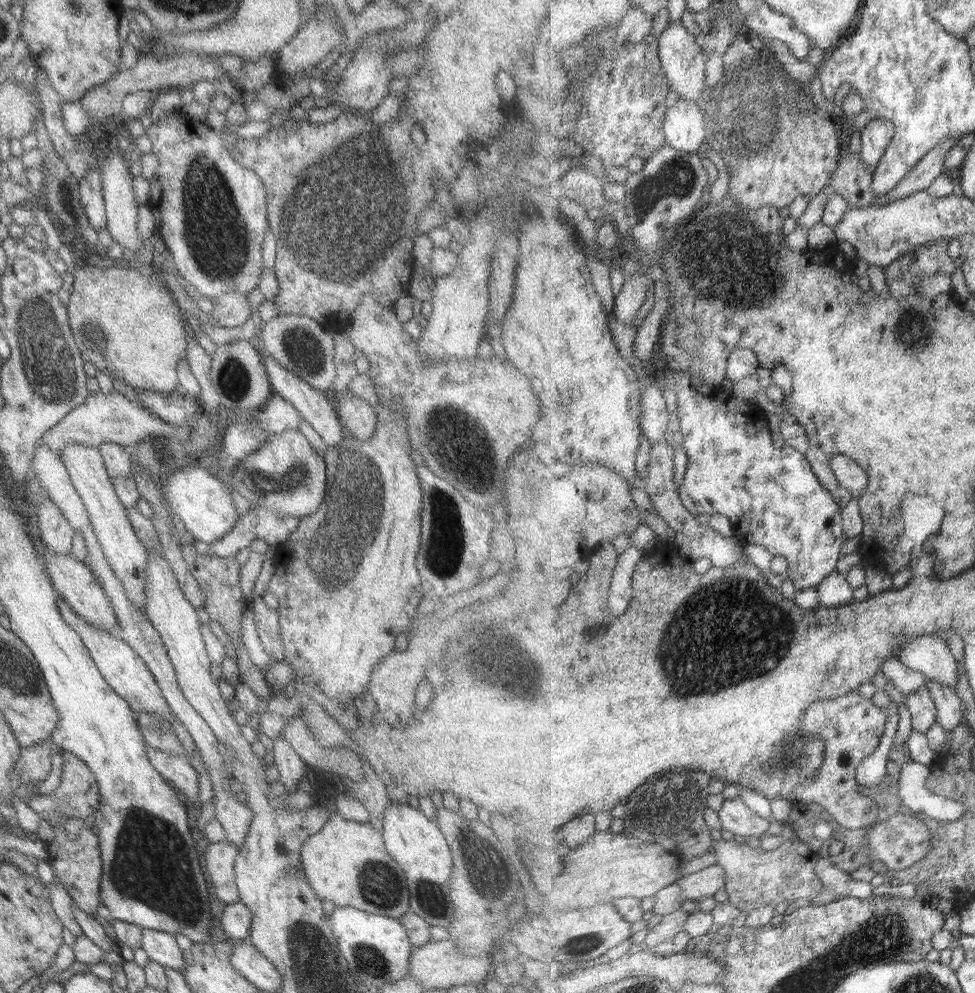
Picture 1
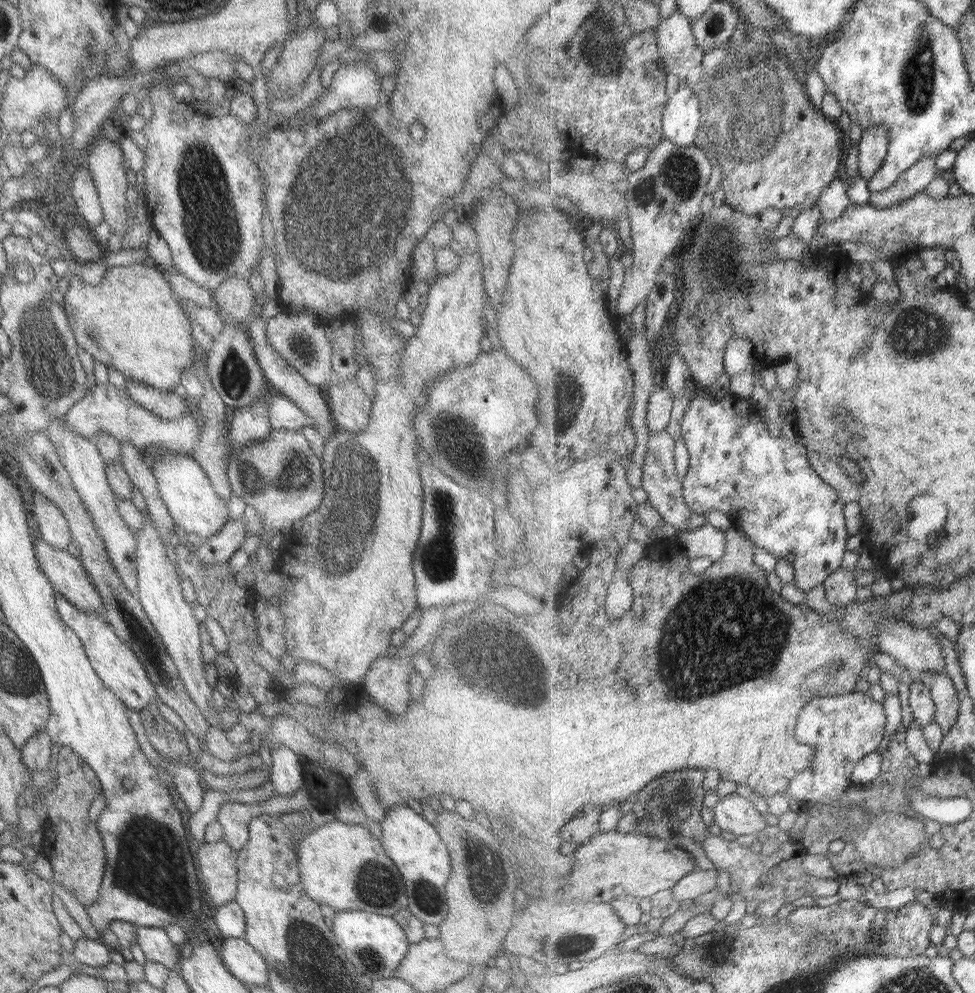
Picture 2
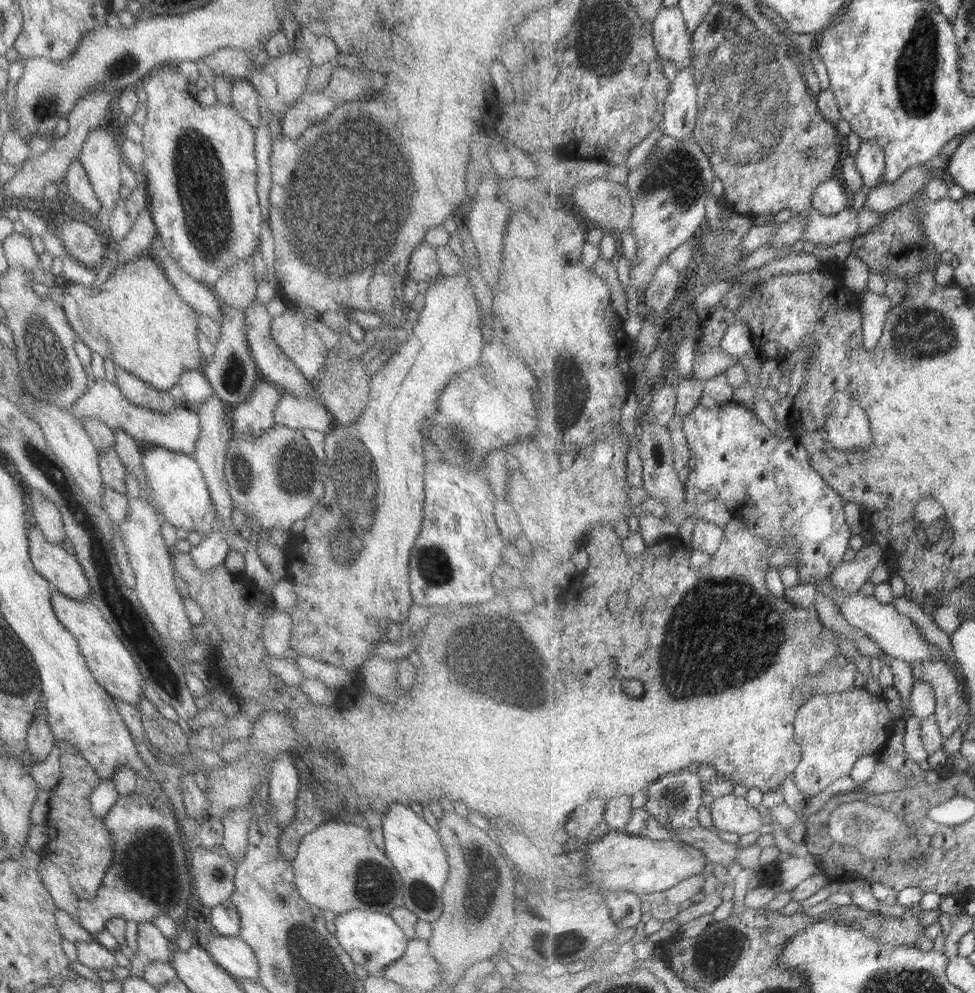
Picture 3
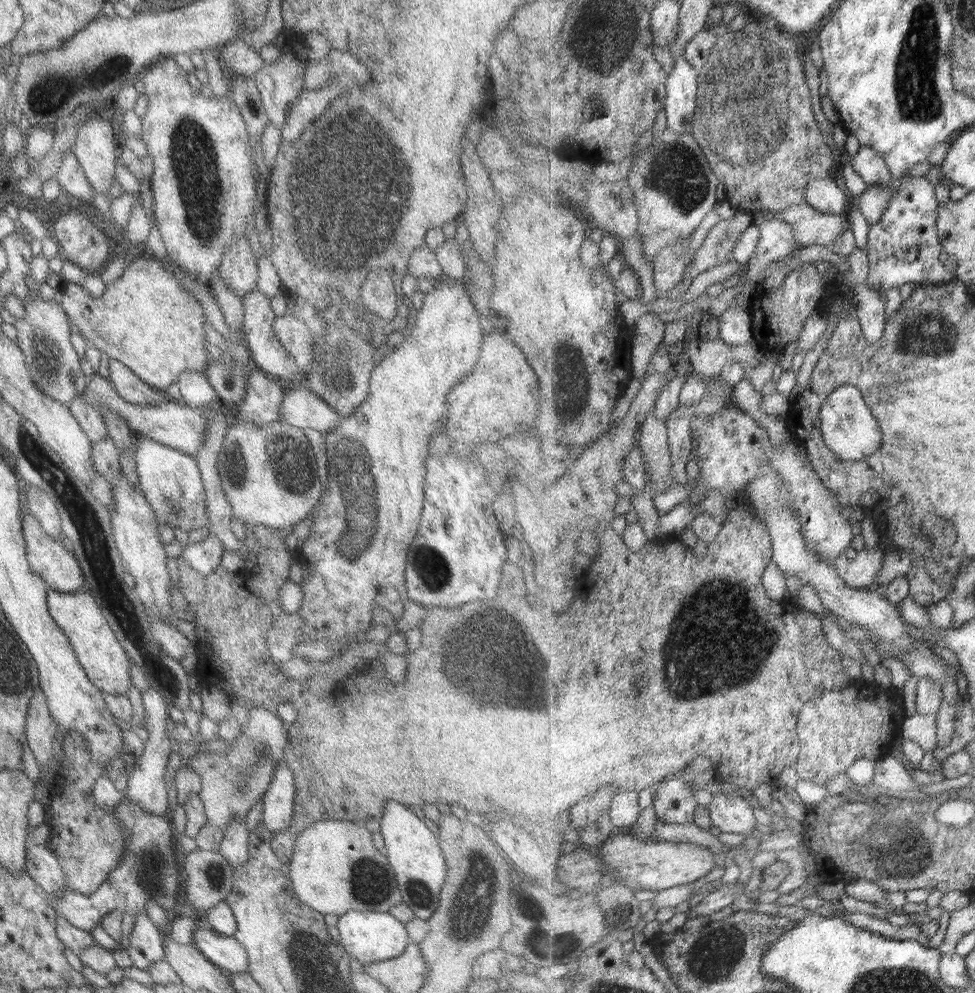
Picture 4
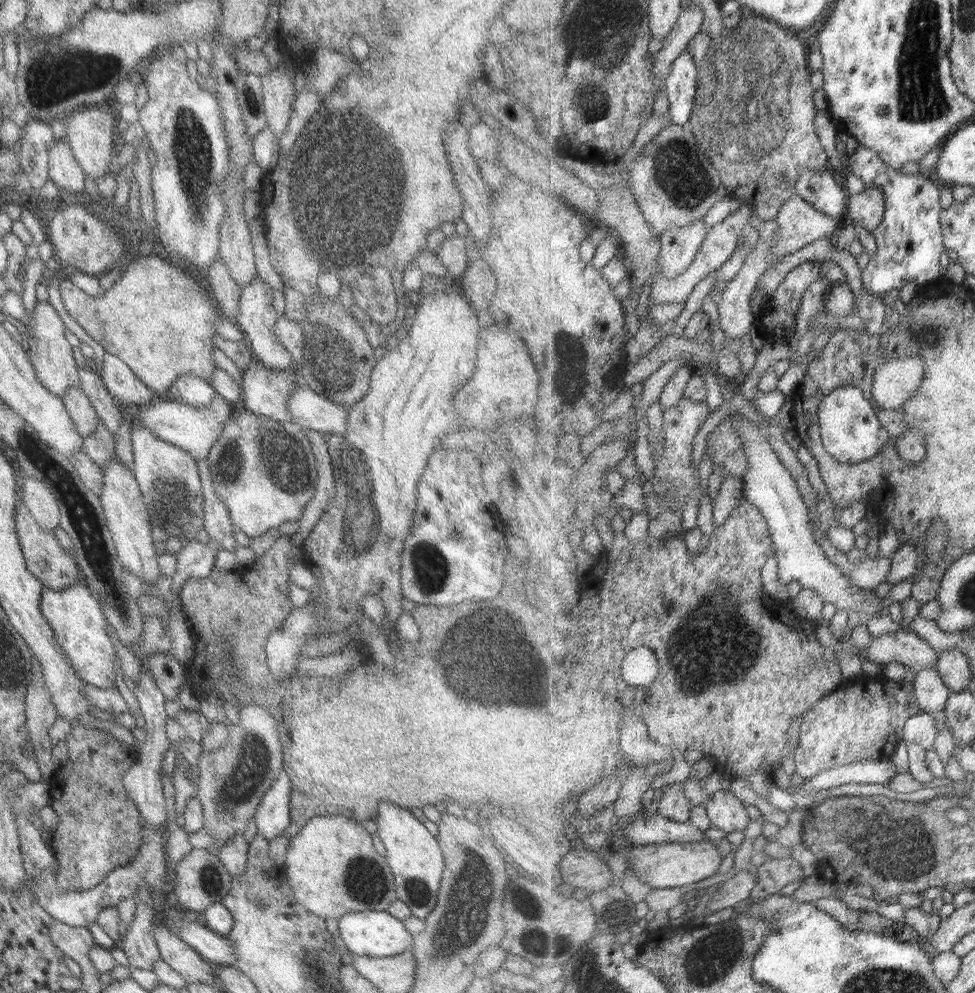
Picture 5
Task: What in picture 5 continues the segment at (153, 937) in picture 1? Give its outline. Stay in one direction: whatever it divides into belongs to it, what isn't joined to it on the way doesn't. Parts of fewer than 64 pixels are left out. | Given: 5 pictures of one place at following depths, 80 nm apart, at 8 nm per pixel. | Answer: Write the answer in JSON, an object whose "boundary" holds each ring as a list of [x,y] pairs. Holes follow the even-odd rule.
{"boundary":[[[136,900],[133,921],[126,927],[125,937],[116,945],[125,954],[128,966],[150,970],[151,965],[160,958],[152,935],[154,914],[147,905]]]}

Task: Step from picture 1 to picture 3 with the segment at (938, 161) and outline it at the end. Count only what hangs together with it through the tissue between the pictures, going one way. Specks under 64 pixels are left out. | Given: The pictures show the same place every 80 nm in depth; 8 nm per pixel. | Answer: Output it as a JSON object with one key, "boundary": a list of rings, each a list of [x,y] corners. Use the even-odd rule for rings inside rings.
{"boundary":[[[924,165],[911,167],[895,183],[883,183],[871,188],[865,207],[876,213],[889,213],[917,197],[931,180],[931,174],[937,172],[927,170]]]}

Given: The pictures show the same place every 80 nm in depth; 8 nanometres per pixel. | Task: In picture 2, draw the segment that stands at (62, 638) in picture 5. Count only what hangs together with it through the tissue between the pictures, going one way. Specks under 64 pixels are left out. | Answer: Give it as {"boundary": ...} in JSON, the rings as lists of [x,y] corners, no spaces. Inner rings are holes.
{"boundary":[[[56,593],[53,595],[57,616],[79,640],[84,648],[85,656],[89,666],[95,675],[101,680],[103,686],[107,687],[129,710],[139,711],[150,704],[155,705],[158,696],[151,684],[143,666],[132,654],[131,649],[116,638],[111,626],[99,614],[85,614],[73,607],[71,603]]]}

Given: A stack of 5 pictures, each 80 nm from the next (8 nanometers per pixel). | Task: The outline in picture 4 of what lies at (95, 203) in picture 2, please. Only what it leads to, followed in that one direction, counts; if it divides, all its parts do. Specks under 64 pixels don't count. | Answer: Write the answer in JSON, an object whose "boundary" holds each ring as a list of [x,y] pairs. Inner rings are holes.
{"boundary":[[[69,151],[61,157],[61,165],[55,172],[55,181],[59,184],[61,191],[79,198],[81,202],[91,203],[92,189],[84,178],[81,167],[77,164],[73,154]]]}

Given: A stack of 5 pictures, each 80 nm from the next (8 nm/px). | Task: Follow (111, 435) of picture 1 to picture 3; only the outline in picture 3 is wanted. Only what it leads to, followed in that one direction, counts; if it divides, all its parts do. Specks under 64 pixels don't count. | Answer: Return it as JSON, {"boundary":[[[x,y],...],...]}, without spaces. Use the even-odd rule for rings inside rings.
{"boundary":[[[89,378],[85,392],[69,408],[74,419],[81,423],[84,418],[94,418],[107,425],[109,430],[122,430],[139,446],[161,446],[165,450],[190,455],[198,437],[198,415],[183,405],[168,410],[165,414],[143,409],[127,402],[118,386],[105,379]]]}

